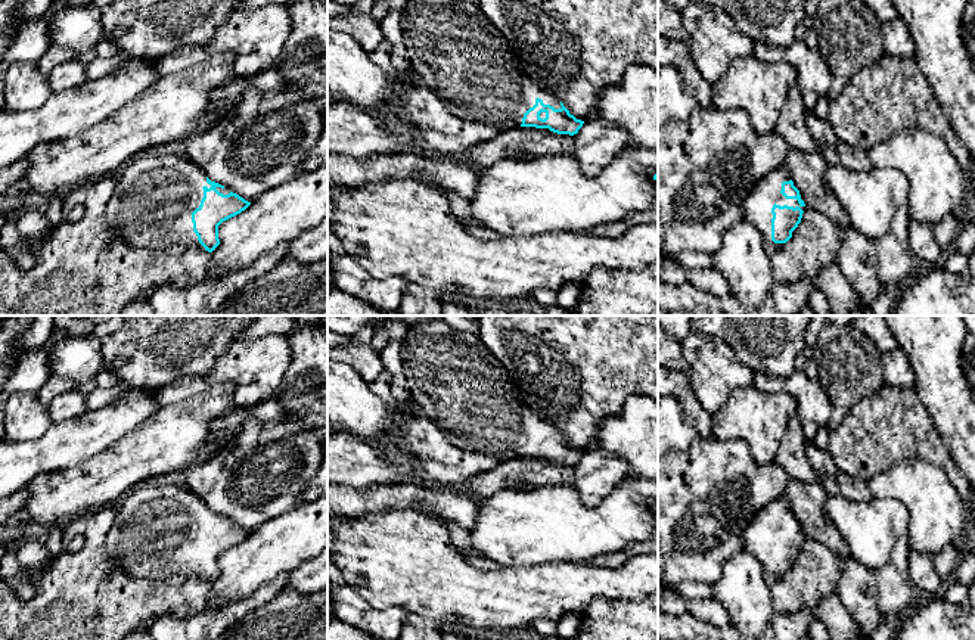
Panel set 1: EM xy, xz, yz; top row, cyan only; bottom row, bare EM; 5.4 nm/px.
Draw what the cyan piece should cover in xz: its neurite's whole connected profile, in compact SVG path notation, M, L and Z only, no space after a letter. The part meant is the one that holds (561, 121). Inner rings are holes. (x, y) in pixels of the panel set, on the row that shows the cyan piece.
M407 0L401 31L410 71L437 93L454 116L478 121L497 131L535 127L574 136L583 127L584 121L571 115L556 93L541 88L532 80L531 68L516 56L478 4L459 0Z

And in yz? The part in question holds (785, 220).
M785 165L766 174L752 190L740 192L739 206L742 220L764 236L768 255L792 237L805 211L799 190Z

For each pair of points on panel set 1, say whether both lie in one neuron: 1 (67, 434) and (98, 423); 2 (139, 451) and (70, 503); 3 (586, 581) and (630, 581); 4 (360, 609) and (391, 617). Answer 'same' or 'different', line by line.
1: same
2: same
3: same
4: same

